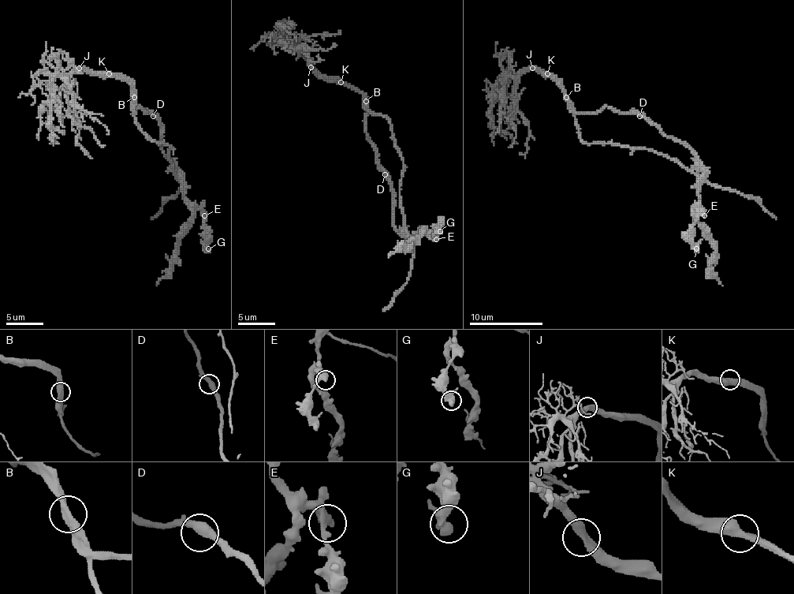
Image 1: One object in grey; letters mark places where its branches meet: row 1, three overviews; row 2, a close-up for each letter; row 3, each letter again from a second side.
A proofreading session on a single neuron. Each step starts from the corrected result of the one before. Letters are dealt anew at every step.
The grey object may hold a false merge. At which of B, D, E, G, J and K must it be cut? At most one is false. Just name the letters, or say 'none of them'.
none of them

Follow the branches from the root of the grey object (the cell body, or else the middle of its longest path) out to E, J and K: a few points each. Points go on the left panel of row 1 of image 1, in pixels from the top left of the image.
E: (146, 112), (158, 121), (162, 152), (180, 181), (180, 192), (204, 215)
J: (146, 112), (140, 106), (134, 113), (134, 90), (125, 80), (110, 75), (90, 75), (79, 68)
K: (146, 112), (140, 106), (134, 113), (134, 90), (125, 80), (109, 73)

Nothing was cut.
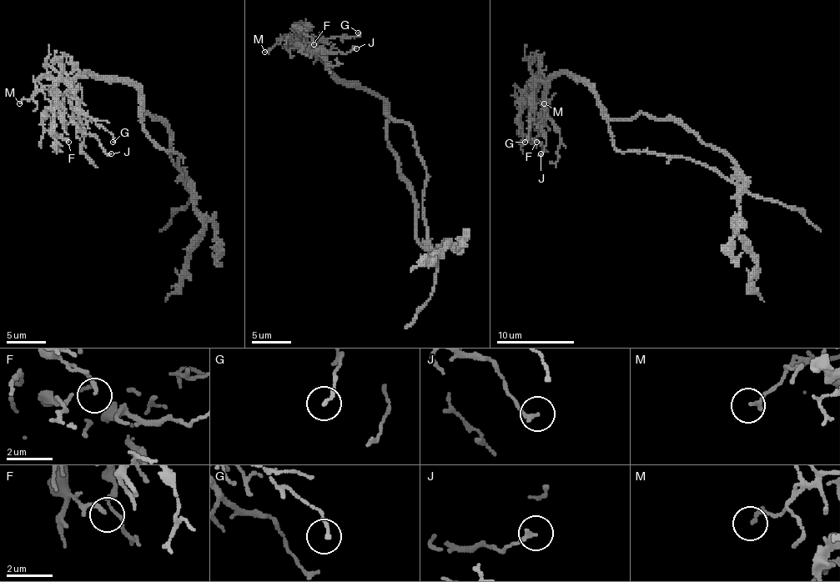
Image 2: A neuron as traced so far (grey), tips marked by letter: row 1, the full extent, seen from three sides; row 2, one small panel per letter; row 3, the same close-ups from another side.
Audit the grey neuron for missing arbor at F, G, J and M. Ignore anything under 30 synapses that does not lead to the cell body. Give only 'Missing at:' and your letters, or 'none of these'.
Missing at: none of these

